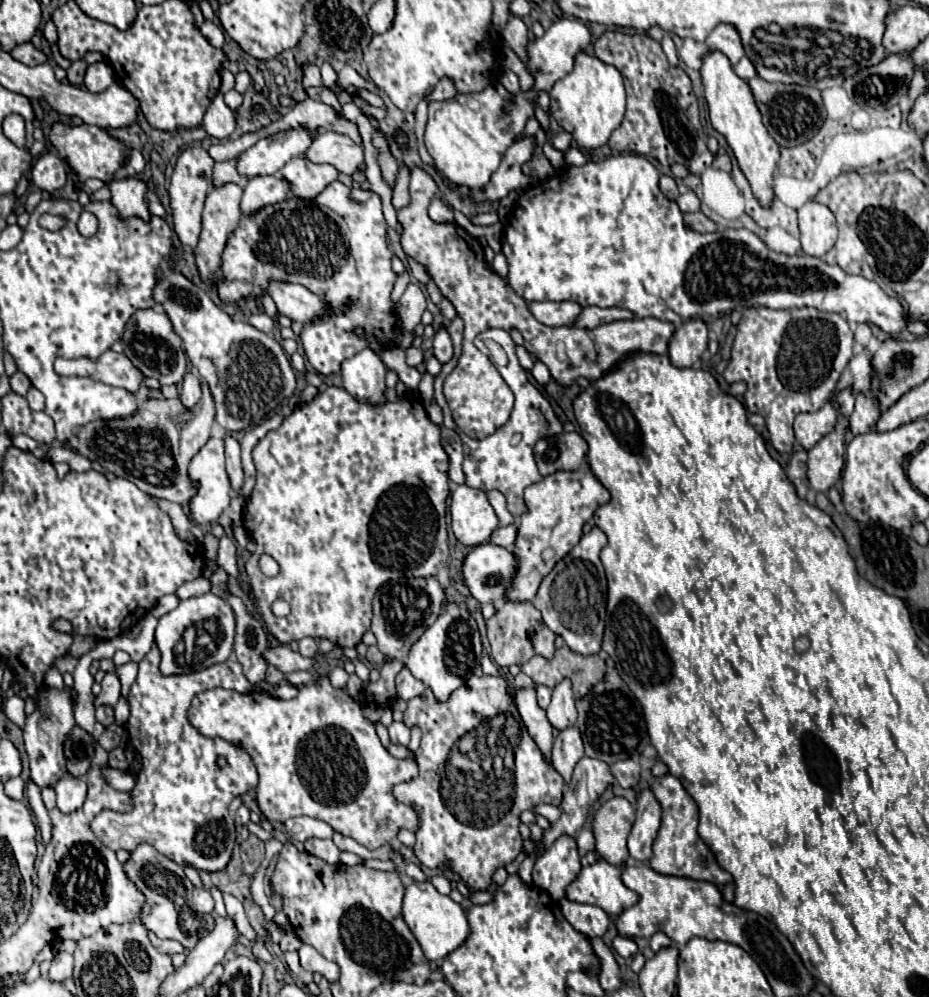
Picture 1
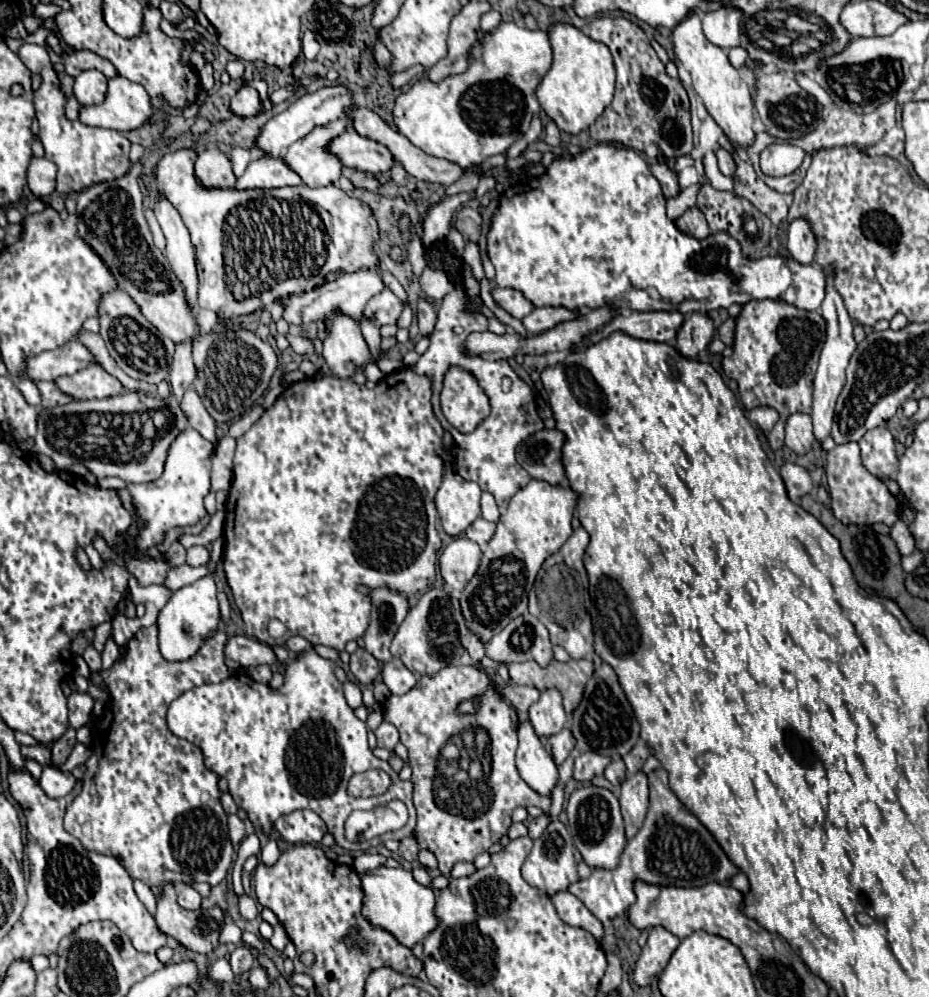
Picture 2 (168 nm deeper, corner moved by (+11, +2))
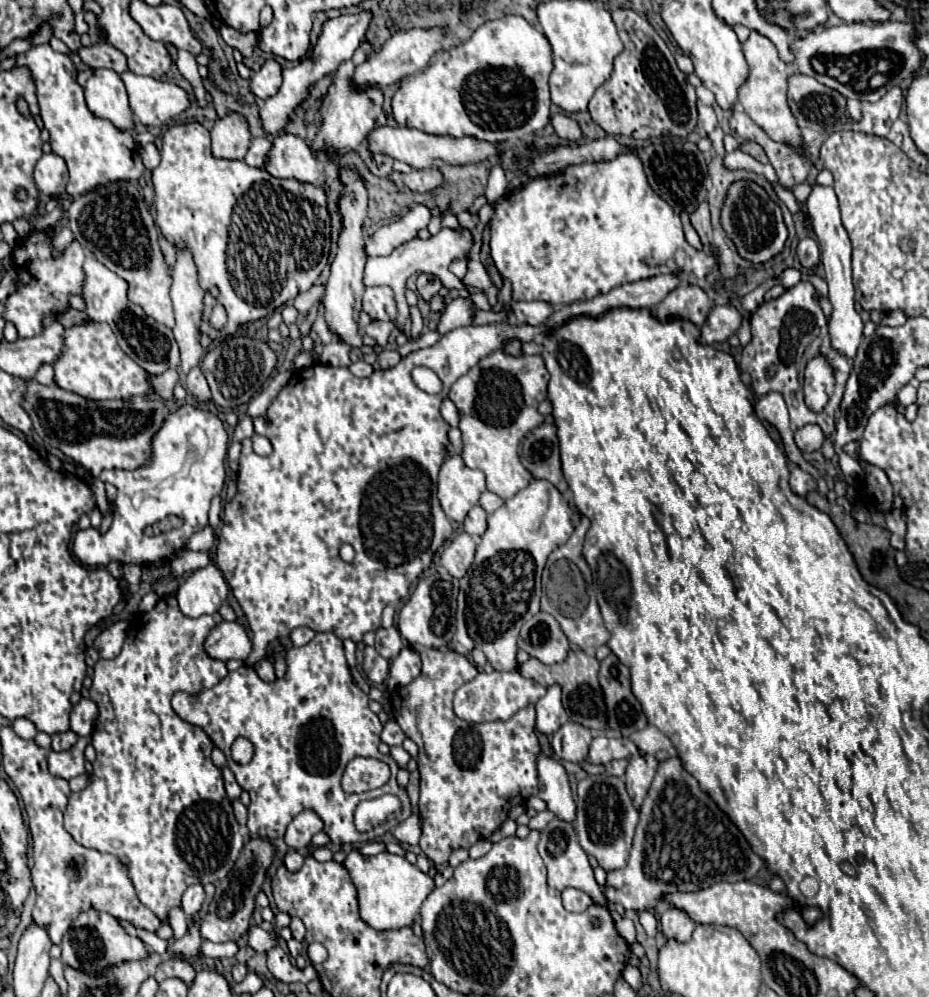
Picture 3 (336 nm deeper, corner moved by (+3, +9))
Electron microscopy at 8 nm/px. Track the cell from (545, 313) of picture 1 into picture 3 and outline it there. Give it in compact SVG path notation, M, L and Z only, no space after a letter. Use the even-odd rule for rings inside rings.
M475 256L475 258L471 258L469 260L469 268L467 268L467 276L463 278L463 282L465 284L469 284L469 286L477 286L477 288L481 288L487 296L489 296L489 300L491 300L491 304L495 304L495 296L497 296L497 286L493 284L493 280L491 280L491 276L487 274L487 270L485 270L485 266L483 266L483 262Z

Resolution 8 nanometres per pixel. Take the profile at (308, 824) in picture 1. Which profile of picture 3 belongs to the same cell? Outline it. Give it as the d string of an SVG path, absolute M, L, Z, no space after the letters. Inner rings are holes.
M305 810L291 820L291 824L285 832L285 844L295 850L307 848L311 844L313 834L317 834L321 830L323 830L323 820L313 810Z

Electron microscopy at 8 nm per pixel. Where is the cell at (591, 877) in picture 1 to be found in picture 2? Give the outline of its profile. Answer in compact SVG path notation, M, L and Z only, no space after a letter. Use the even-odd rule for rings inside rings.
M663 767L649 773L649 811L643 827L633 839L629 839L621 863L617 869L593 869L589 879L581 879L569 887L569 891L579 897L585 907L603 923L604 936L601 945L605 951L617 952L617 942L612 921L625 915L635 903L633 883L643 881L659 887L703 887L705 883L727 883L739 869L725 855L721 845L709 833L709 829L685 809L667 783L667 771ZM665 821L665 823L663 823ZM665 825L665 827L659 827ZM669 825L669 827L667 827Z

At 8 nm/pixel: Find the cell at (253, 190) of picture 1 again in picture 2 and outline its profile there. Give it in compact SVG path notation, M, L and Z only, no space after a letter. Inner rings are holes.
M256 148L251 149L251 161L243 177L237 179L237 189L271 189L285 185L301 185L301 177L281 157L262 155Z

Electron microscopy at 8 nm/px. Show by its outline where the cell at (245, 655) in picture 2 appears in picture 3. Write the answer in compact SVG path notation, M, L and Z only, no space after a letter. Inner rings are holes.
M221 622L205 640L205 650L217 660L245 660L253 652L253 644L241 624Z

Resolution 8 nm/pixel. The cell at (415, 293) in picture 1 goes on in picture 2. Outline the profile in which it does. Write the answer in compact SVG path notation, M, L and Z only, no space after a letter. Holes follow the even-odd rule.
M383 289L379 295L369 299L363 313L377 327L381 327L381 325L395 325L401 311L403 311L403 303L389 289Z

